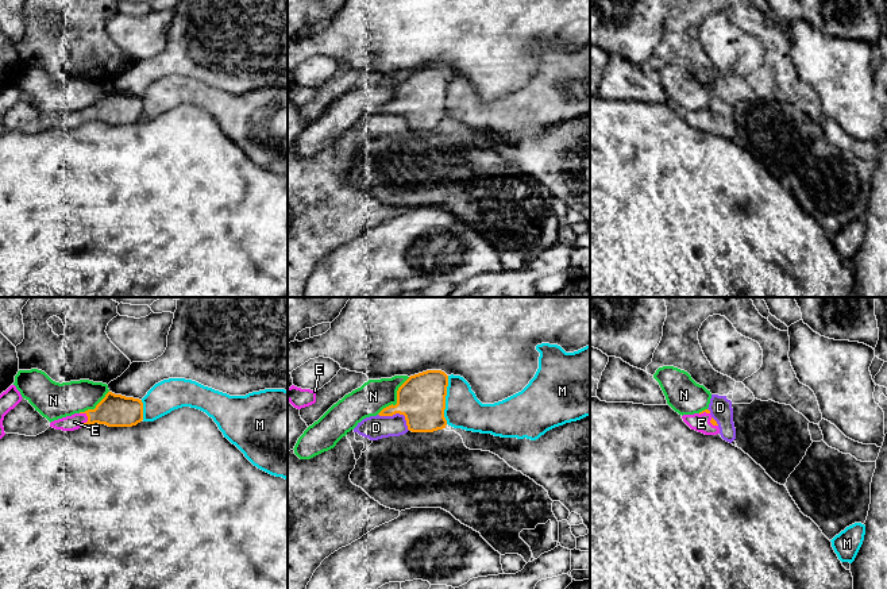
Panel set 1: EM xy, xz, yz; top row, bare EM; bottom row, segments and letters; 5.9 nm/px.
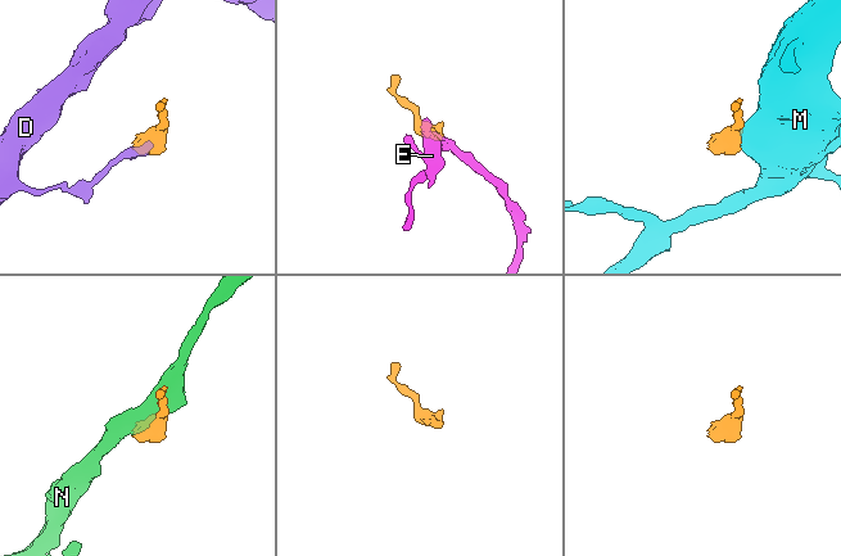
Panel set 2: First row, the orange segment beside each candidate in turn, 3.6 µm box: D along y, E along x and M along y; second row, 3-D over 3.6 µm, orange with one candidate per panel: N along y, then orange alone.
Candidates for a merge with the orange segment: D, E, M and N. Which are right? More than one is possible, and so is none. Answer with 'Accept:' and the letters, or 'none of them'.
Accept: E

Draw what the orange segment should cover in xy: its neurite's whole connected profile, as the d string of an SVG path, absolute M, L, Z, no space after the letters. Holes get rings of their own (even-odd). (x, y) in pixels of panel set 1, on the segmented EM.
M108 392L95 409L54 420L50 427L62 431L74 431L95 423L108 427L132 427L142 420L142 400Z

